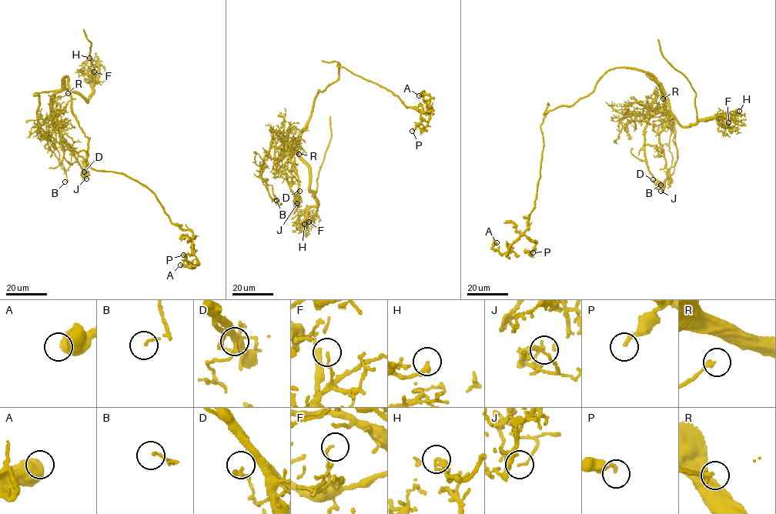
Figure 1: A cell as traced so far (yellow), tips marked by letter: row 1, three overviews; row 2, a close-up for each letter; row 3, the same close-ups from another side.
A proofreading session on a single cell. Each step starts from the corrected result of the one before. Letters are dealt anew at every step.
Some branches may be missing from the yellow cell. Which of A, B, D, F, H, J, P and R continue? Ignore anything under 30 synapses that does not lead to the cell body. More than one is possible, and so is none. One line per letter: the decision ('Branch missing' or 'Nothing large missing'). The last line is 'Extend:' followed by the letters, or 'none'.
A: Nothing large missing
B: Nothing large missing
D: Nothing large missing
F: Nothing large missing
H: Nothing large missing
J: Nothing large missing
P: Nothing large missing
R: Nothing large missing
Extend: none

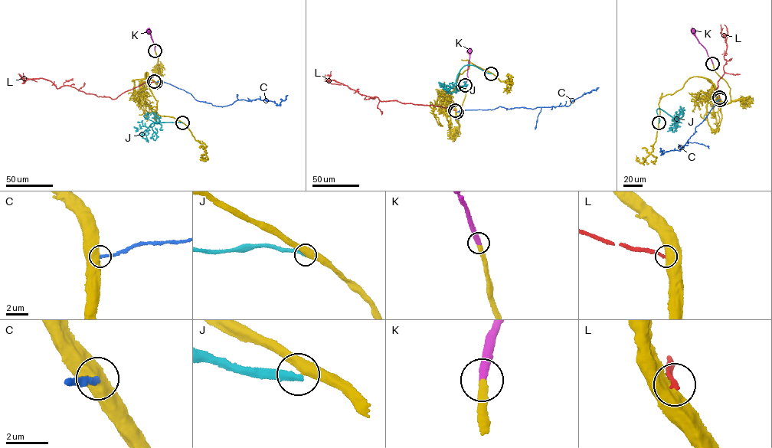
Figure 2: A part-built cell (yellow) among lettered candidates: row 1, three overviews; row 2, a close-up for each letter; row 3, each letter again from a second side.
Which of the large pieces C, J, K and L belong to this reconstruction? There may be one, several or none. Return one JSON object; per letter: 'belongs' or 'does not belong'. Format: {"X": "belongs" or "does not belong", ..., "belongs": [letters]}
{"C": "does not belong", "J": "does not belong", "K": "belongs", "L": "does not belong", "belongs": ["K"]}

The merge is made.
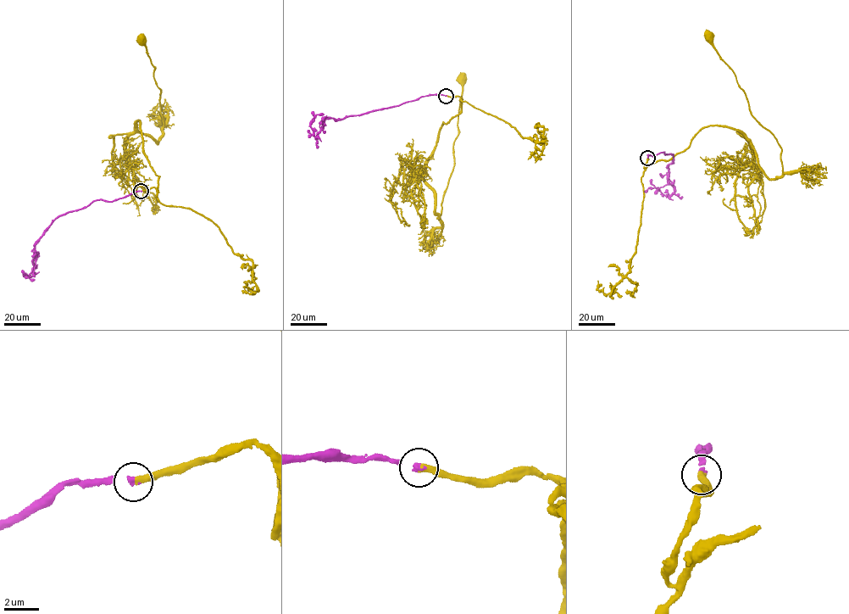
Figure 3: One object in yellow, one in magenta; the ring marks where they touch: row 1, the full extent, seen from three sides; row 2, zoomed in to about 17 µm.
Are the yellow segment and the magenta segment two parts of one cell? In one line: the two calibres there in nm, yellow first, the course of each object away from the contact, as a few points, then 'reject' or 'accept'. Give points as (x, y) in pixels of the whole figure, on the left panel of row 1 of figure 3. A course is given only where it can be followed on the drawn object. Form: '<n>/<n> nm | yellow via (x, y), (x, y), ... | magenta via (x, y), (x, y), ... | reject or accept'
340/260 nm | yellow via (141, 191), (158, 192), (159, 176), (136, 122), (138, 131), (158, 143), (163, 120), (154, 66), (141, 39) | magenta via (141, 191), (111, 201), (96, 199), (54, 220), (35, 244), (33, 270), (24, 276), (34, 280) | accept

